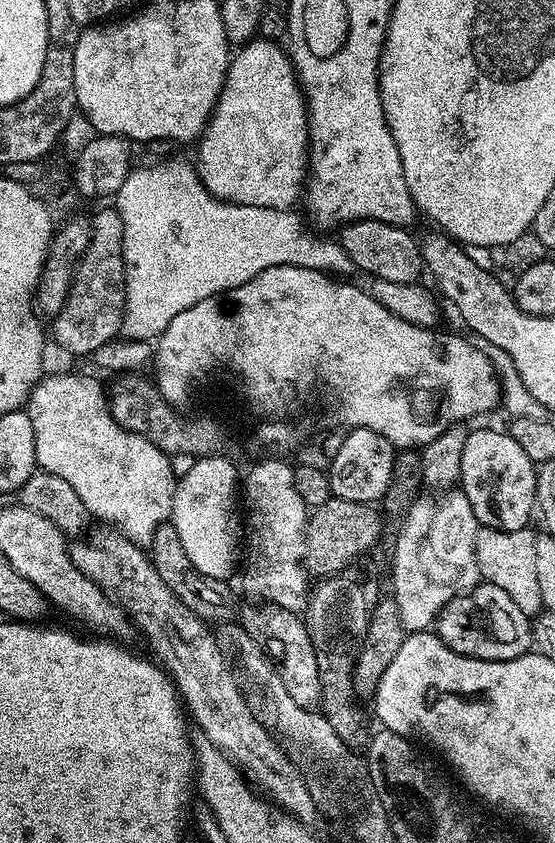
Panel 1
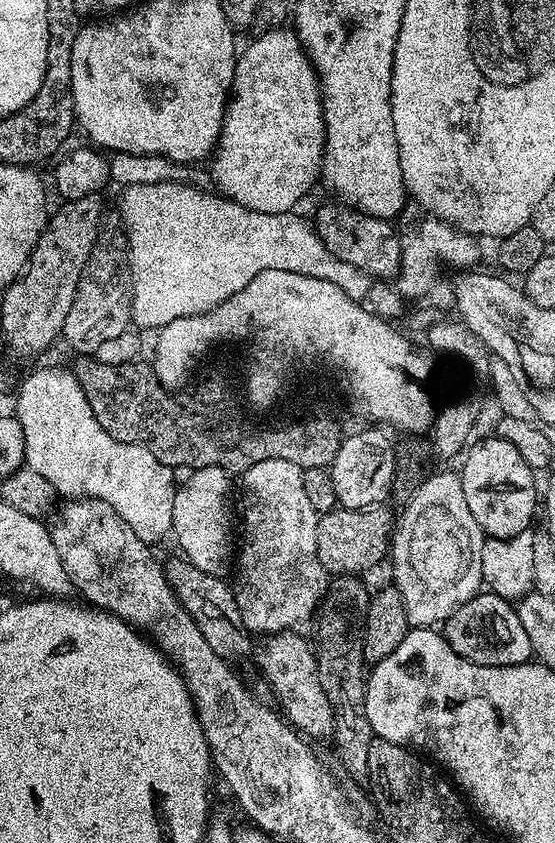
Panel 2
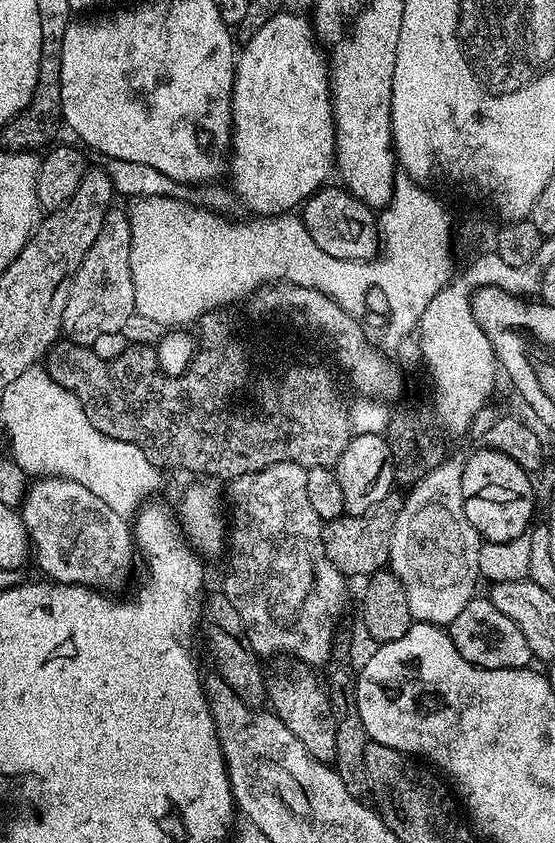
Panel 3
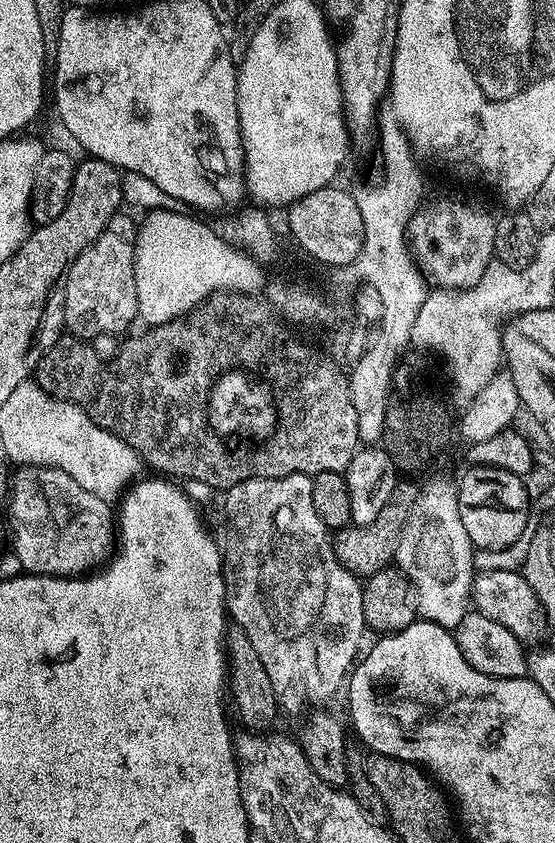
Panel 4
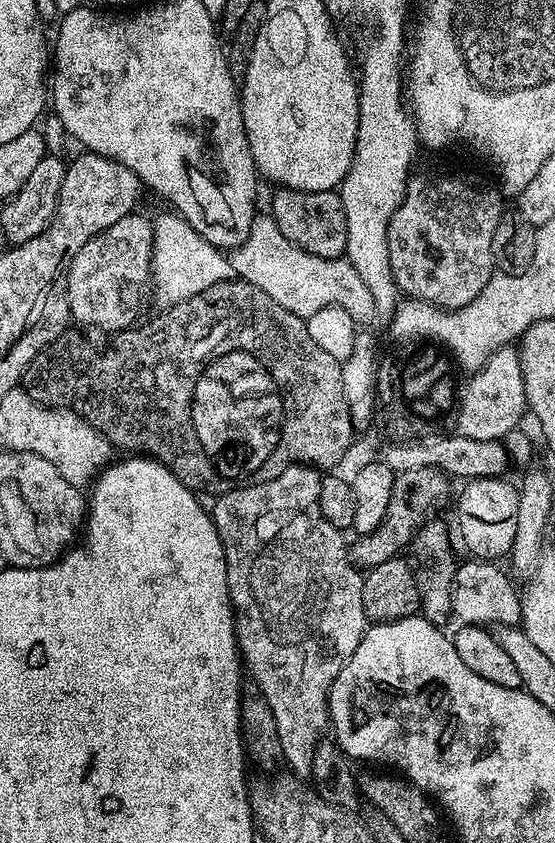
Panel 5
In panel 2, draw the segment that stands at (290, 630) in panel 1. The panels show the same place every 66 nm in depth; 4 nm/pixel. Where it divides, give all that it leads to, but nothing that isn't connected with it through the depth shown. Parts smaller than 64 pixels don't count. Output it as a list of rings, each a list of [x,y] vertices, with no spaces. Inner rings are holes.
[[[299,631],[273,632],[259,641],[255,653],[256,664],[262,675],[268,679],[272,692],[276,695],[279,711],[283,713],[289,724],[305,737],[313,736],[320,740],[331,737],[334,730],[334,712],[329,699],[318,680],[316,654],[311,643],[303,640]]]

